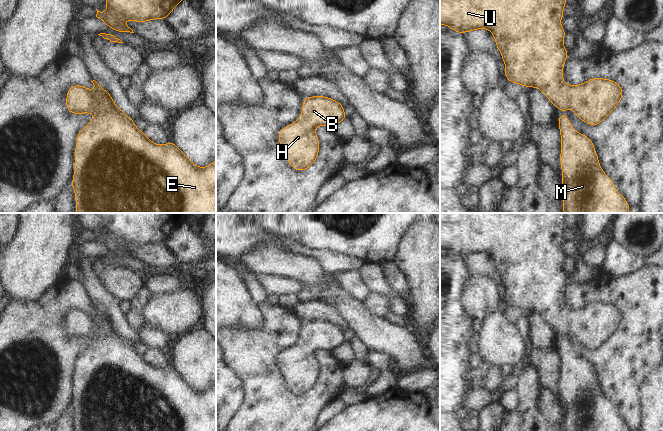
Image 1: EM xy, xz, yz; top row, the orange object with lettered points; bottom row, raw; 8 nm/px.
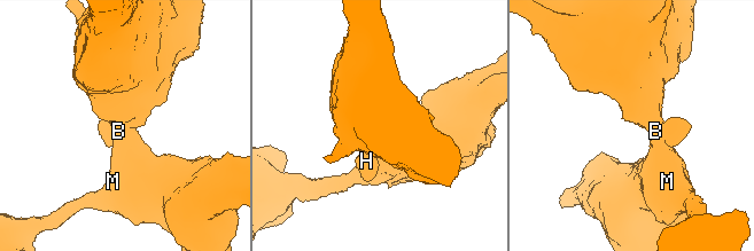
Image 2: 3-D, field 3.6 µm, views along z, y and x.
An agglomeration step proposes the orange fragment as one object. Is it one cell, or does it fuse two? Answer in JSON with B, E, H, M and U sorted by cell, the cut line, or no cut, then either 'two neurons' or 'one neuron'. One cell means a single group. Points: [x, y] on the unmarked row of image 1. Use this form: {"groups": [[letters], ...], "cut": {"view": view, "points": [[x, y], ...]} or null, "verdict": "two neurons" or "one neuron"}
{"groups": [["B", "E", "H", "M", "U"]], "cut": null, "verdict": "one neuron"}

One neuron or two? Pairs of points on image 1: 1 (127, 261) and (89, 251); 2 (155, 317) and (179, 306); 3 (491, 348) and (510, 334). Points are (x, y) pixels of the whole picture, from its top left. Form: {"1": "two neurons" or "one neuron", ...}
{"1": "one neuron", "2": "one neuron", "3": "one neuron"}

